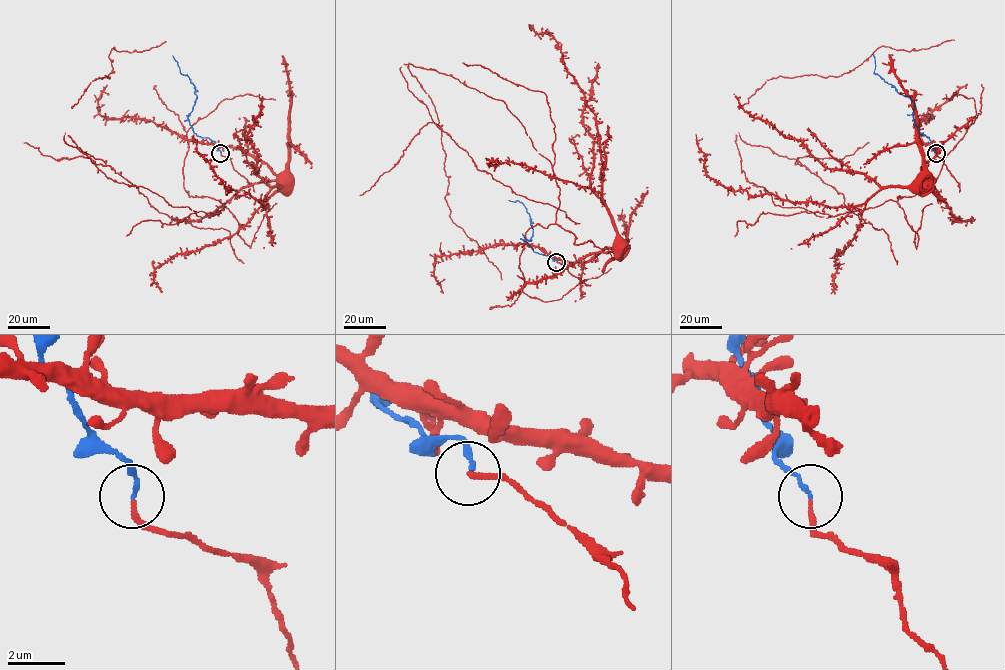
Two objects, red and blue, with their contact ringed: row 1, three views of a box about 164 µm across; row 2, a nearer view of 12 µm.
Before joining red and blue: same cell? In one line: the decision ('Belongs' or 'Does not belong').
Belongs

